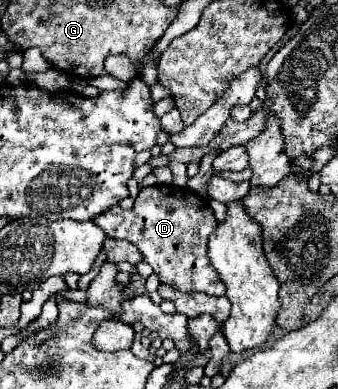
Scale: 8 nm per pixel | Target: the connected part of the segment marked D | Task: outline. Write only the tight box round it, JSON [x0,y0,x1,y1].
[94,184,224,296]

